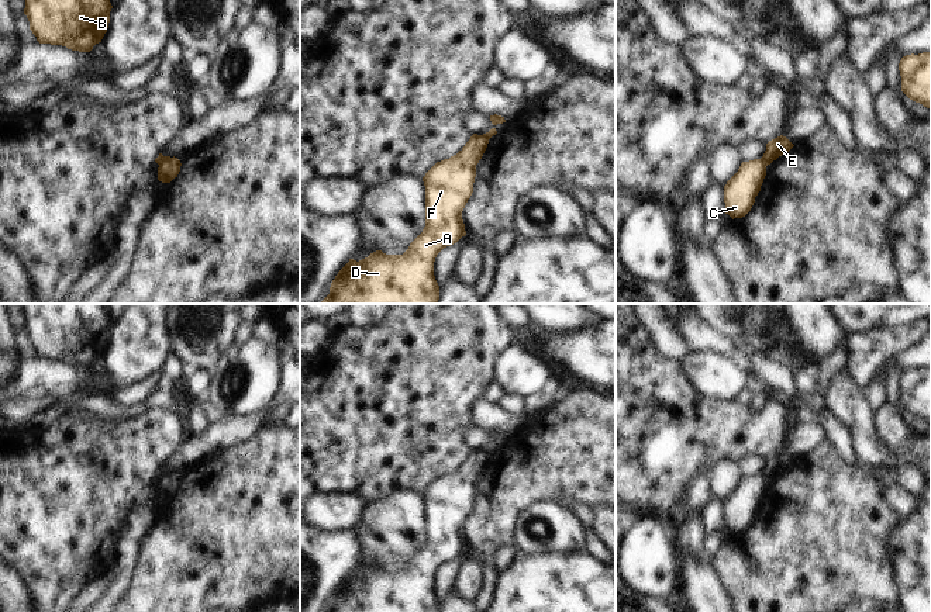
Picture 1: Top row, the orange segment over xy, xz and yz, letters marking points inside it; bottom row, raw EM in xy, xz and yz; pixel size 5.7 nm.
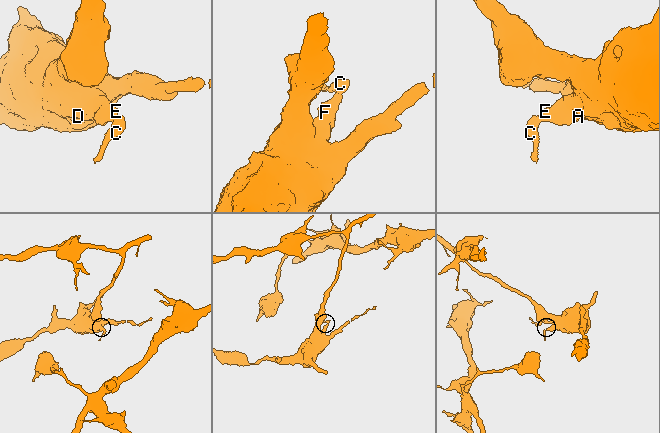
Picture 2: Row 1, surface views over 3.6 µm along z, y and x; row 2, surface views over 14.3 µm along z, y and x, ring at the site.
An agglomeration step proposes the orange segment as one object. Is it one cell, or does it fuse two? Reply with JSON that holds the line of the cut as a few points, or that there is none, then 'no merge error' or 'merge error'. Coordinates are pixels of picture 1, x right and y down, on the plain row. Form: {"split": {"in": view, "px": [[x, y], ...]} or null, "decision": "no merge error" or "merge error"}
{"split": {"in": "yz", "px": [[762, 472], [766, 480]]}, "decision": "merge error"}

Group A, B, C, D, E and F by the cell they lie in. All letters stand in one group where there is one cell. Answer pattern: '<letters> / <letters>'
A B D E F / C

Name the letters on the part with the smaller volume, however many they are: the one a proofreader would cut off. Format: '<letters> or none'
C

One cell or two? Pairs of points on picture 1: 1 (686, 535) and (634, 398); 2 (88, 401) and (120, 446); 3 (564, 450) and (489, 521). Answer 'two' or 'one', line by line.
1: two
2: two
3: one

